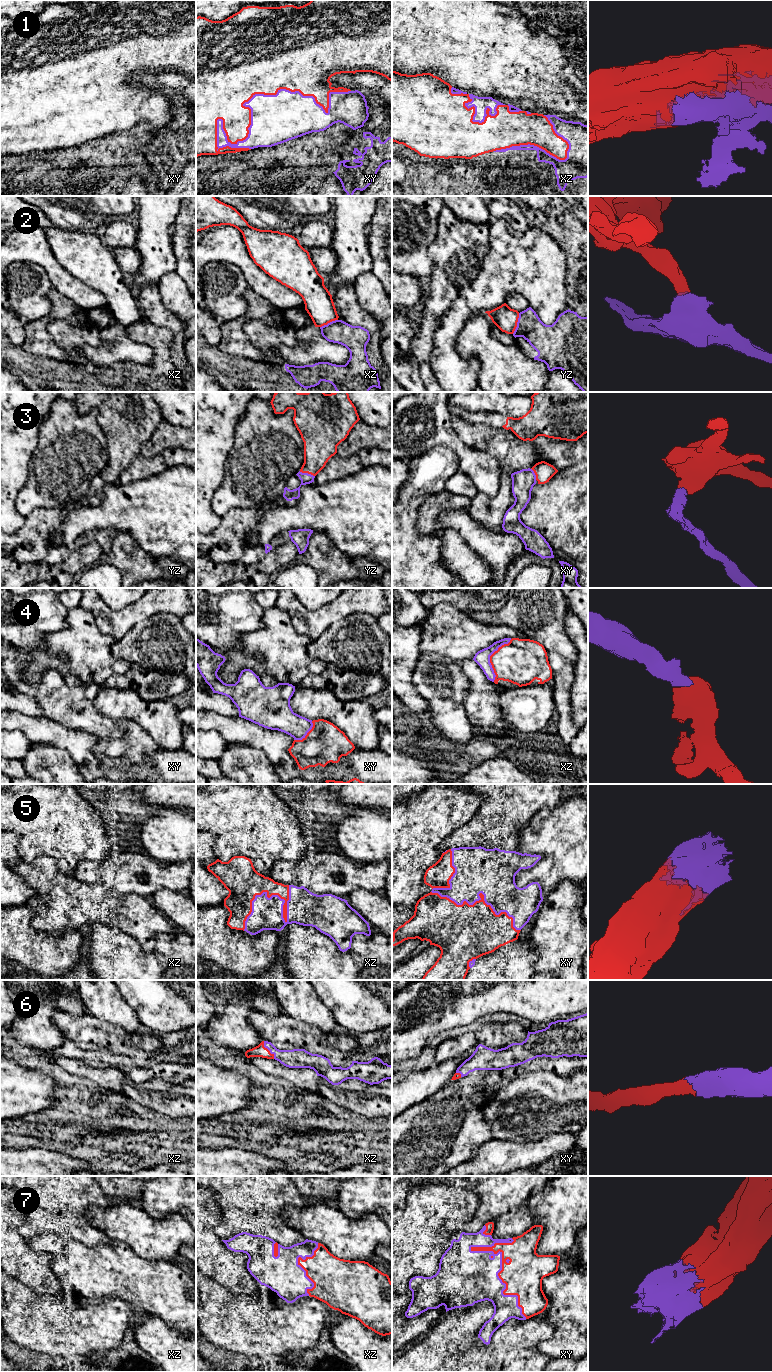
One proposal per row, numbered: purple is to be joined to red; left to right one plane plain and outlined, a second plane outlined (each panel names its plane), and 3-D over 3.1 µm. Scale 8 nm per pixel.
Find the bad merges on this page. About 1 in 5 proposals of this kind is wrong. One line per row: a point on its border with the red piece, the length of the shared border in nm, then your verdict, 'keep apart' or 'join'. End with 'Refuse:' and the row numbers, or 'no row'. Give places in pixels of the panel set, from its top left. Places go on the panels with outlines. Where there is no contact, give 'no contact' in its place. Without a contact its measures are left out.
1: contact xy (252, 96); length 1200 nm; join
2: contact yz (516, 323); length 180 nm; keep apart
3: contact yz (307, 472); length 130 nm; join
4: contact xz (490, 658); length 380 nm; join
5: contact xz (262, 892); length 500 nm; join
6: contact xz (268, 1050); length 170 nm; join
7: contact xy (498, 1275); length 750 nm; join
Refuse: 2

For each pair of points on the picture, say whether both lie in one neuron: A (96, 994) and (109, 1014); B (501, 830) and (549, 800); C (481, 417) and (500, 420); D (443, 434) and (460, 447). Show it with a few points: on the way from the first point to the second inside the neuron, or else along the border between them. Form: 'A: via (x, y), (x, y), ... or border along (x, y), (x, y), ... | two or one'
A: via (101, 999), (109, 1009) | one
B: via (513, 818), (531, 800), (537, 800) | one
C: via (486, 417), (495, 419) | one
D: via (447, 437), (456, 445) | one

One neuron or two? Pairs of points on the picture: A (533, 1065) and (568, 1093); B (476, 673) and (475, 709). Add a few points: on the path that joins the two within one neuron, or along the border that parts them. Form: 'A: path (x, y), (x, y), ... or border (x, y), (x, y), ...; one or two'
A: border (560, 1075), (533, 1070), (523, 1072), (516, 1078); two
B: path (476, 682), (476, 700); one

